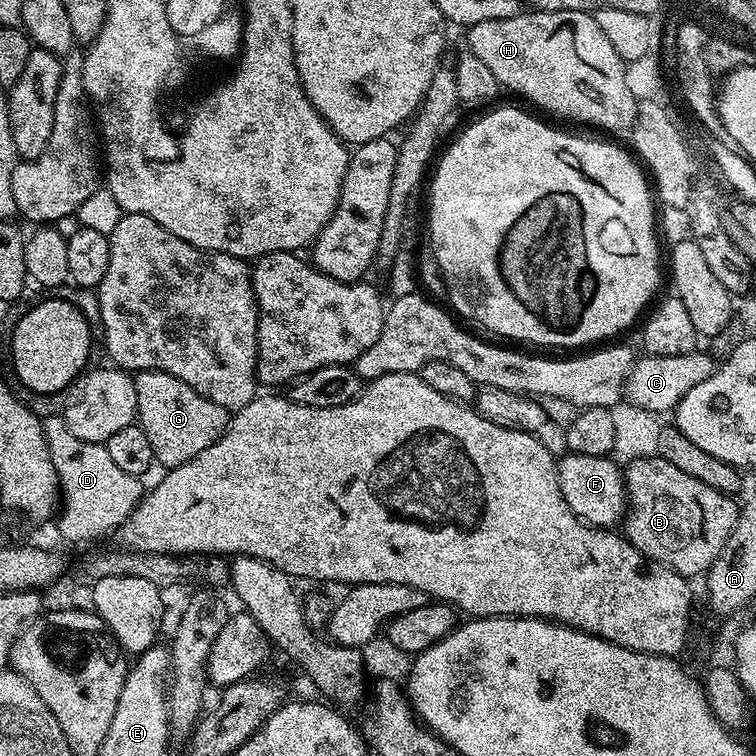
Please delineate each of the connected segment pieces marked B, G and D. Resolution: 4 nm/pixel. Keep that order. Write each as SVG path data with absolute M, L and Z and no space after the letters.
M659 455L629 461L624 473L628 499L628 511L622 524L625 539L642 555L658 561L659 564L670 566L685 579L705 575L709 566L721 554L726 539L734 528L739 512L737 501L734 502L735 499L729 493L714 490L712 486L699 482L698 478L683 473L678 466L660 458Z
M158 370L137 372L134 390L138 394L136 420L140 428L146 430L150 450L154 450L156 455L155 463L164 464L165 469L177 468L190 462L190 458L198 458L202 450L214 446L214 442L218 442L228 429L230 413L218 406L218 402L202 398L194 386L186 386L186 382L182 382L182 378L174 378L174 374Z
M63 415L47 417L44 433L48 439L50 458L60 479L62 511L59 513L60 532L72 544L88 544L117 531L128 521L128 515L135 510L146 488L141 477L126 474L110 458L110 450L104 444L82 442L66 426Z

